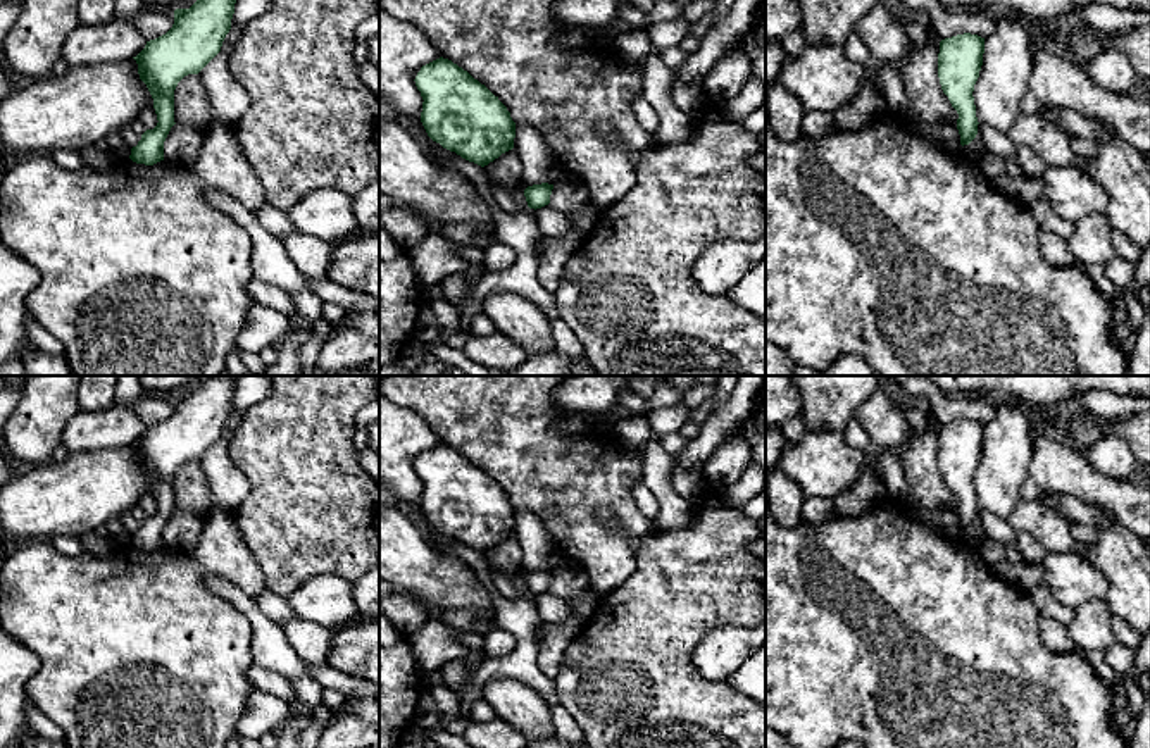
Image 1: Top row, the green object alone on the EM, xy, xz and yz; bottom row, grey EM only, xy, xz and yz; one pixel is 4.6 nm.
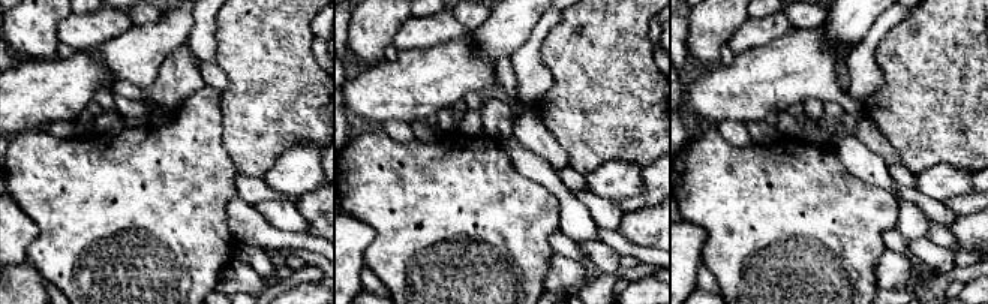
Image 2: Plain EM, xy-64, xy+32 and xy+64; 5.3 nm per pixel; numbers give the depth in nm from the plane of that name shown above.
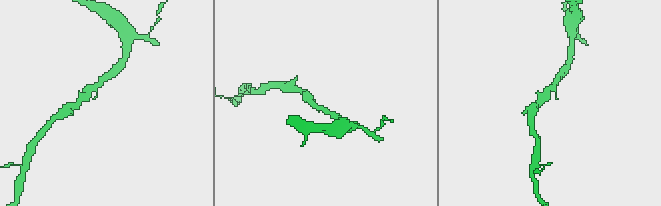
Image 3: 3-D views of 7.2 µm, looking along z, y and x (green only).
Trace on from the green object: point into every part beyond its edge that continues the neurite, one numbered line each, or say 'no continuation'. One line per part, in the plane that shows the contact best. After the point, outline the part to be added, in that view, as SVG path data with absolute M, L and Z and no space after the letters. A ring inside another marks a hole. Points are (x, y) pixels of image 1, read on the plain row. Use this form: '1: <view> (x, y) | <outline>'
no continuation

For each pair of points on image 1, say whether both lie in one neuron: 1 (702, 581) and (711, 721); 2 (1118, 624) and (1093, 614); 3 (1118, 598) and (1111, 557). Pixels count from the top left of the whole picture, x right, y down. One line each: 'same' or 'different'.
1: same
2: different
3: same

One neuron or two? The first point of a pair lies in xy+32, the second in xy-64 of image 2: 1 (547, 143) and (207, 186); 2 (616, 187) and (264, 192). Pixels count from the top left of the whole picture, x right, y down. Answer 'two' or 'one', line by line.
1: one
2: two

